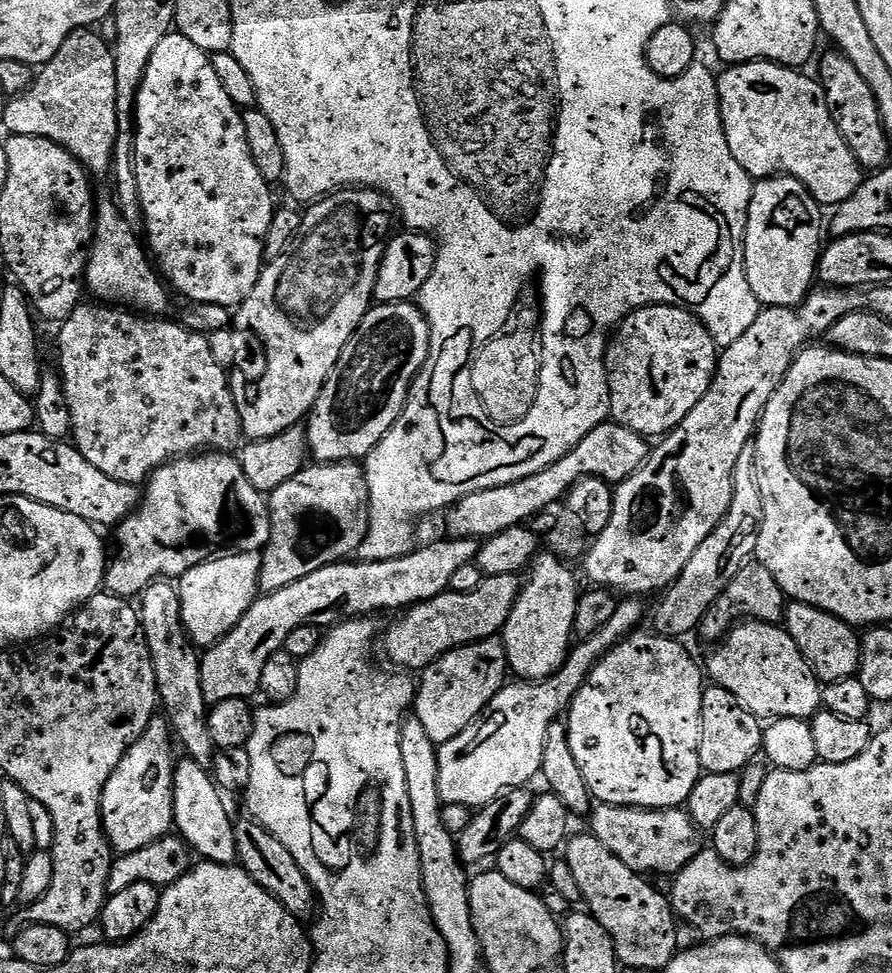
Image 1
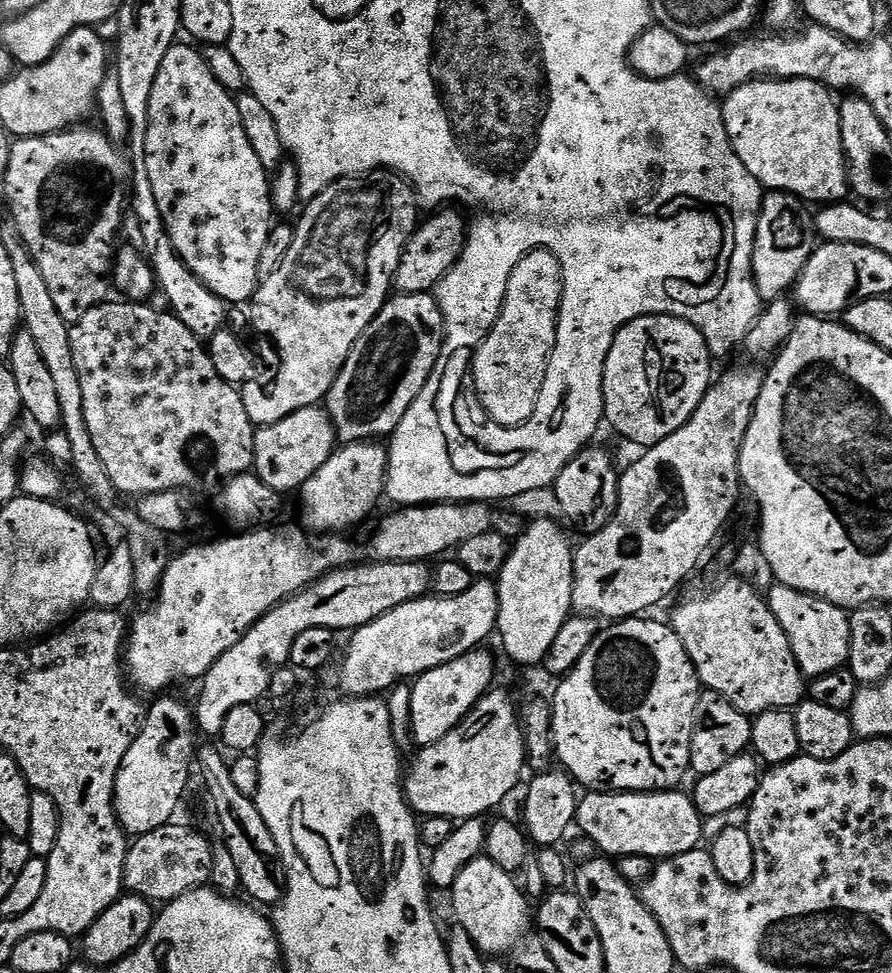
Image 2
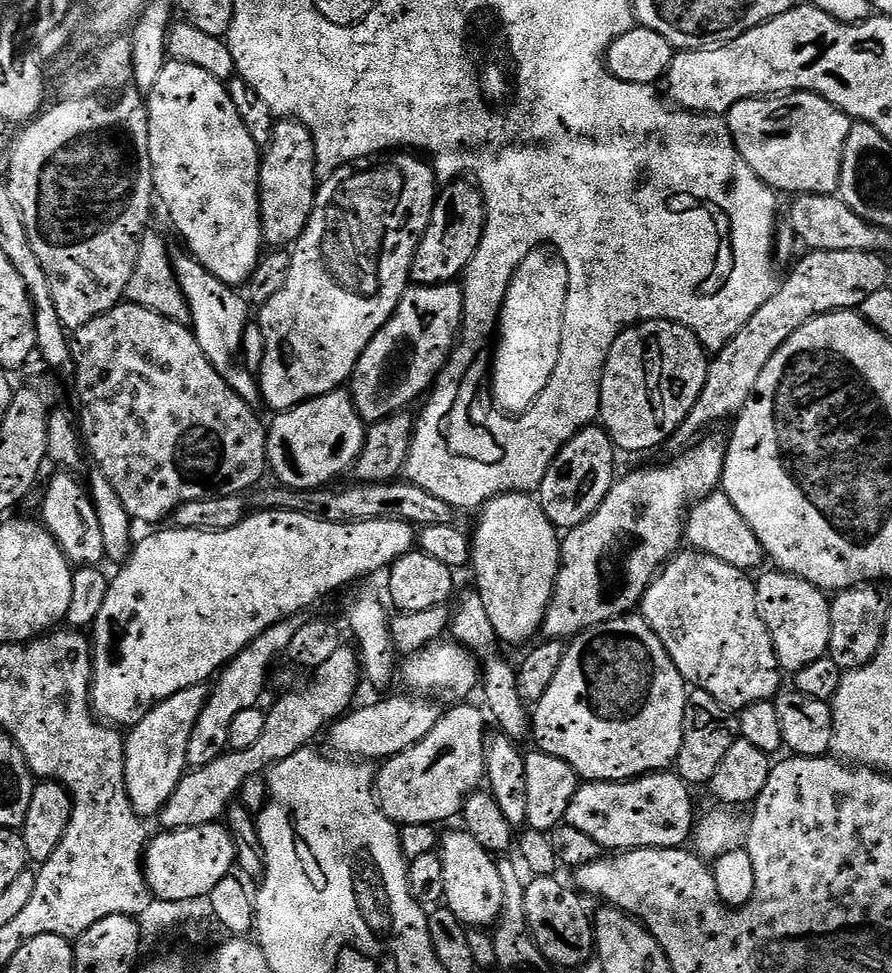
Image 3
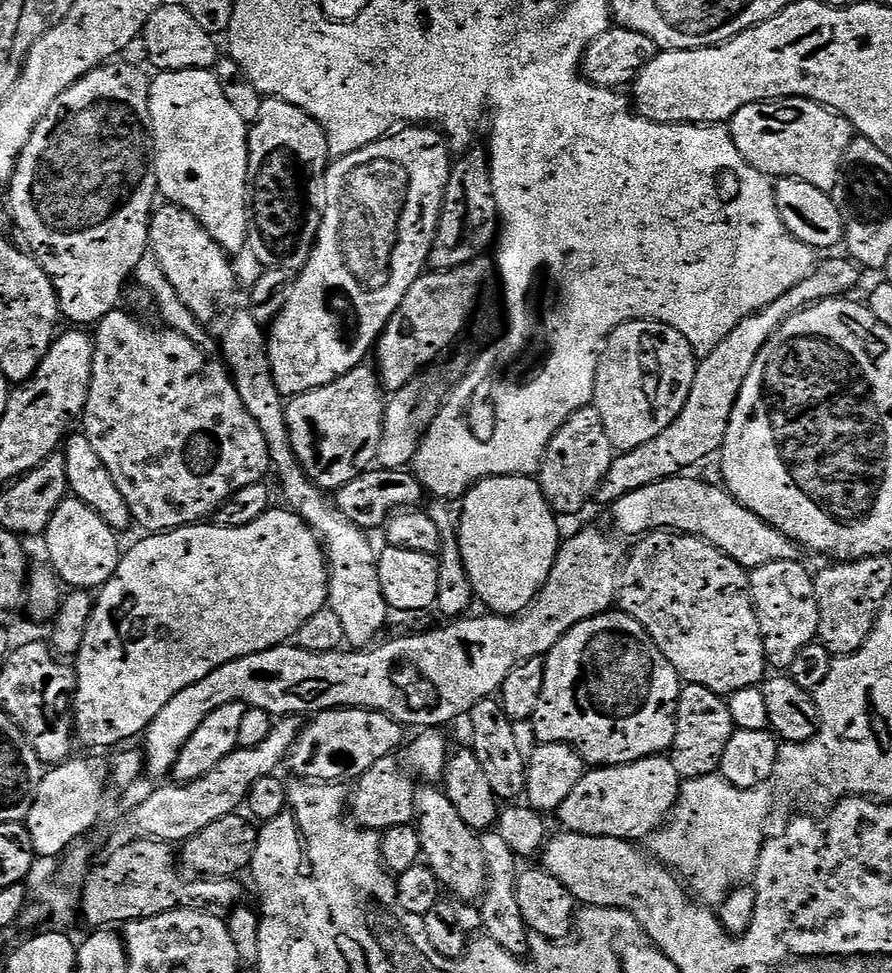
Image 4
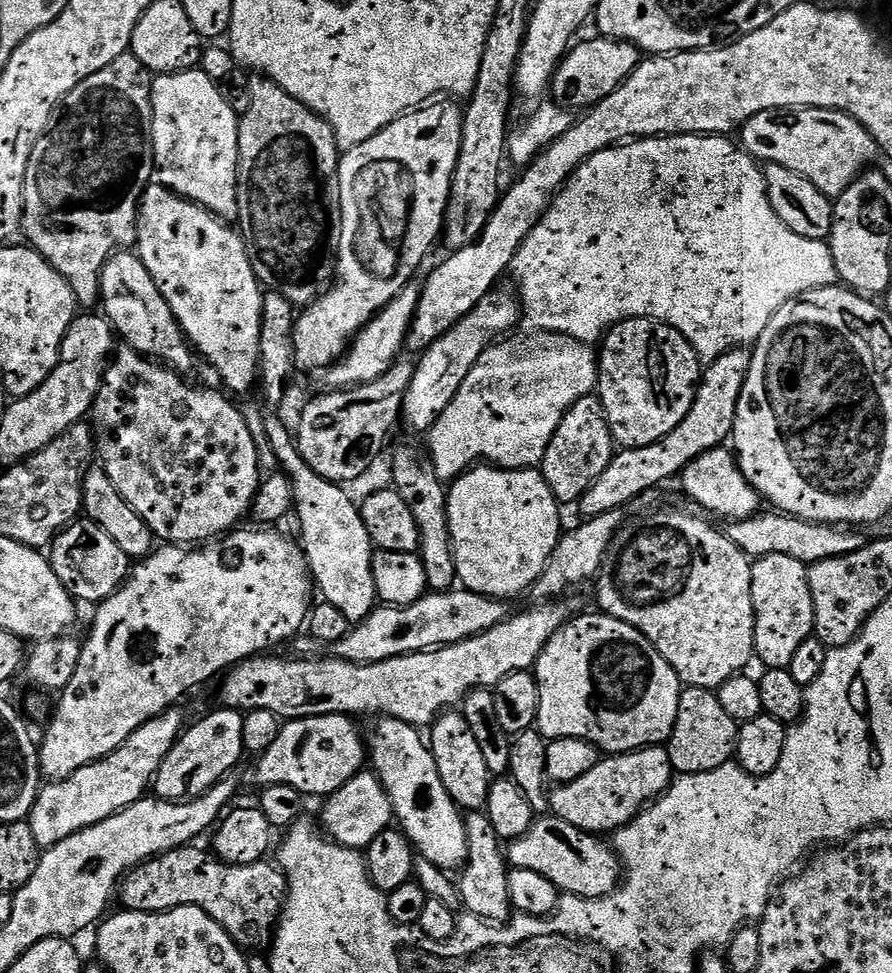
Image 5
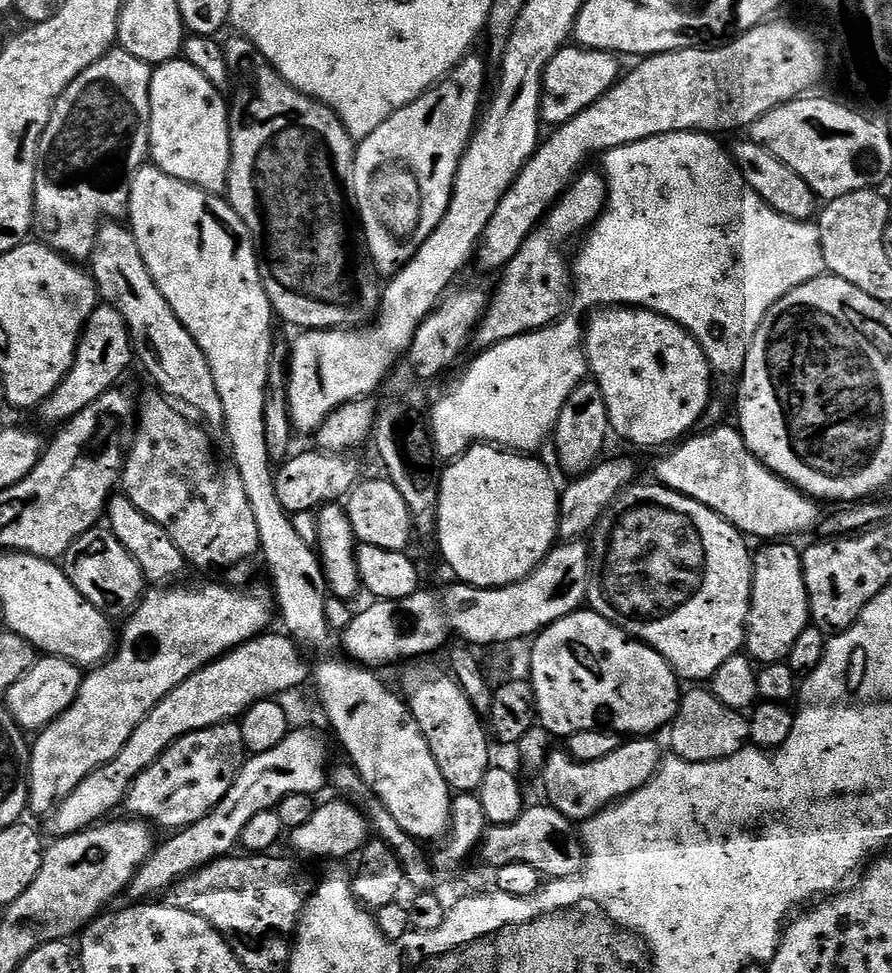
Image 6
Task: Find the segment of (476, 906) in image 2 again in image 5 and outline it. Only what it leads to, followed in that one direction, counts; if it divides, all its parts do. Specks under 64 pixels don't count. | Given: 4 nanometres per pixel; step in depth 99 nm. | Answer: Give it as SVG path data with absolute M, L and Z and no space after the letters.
M380 718L375 722L376 729L366 740L366 752L370 757L371 771L375 772L390 798L400 831L408 835L408 841L419 856L428 859L444 873L452 874L463 869L468 862L464 816L450 794L446 794L446 786L442 786L432 749L425 737L424 740L420 737L423 736L421 729L401 720Z

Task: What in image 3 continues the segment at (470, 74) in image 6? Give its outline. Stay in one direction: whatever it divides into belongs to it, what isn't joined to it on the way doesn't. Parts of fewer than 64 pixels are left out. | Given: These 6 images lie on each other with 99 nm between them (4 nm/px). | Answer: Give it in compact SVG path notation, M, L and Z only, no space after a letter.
M404 150L397 151L395 154L381 154L366 160L355 160L353 164L346 164L337 172L333 172L317 187L310 222L304 233L297 238L290 252L292 261L290 262L290 274L286 278L286 286L282 286L282 290L278 290L278 294L274 294L274 298L270 298L270 302L266 302L259 309L260 336L264 339L264 357L260 360L260 372L258 368L260 398L265 405L269 404L272 407L273 413L297 408L299 404L313 400L315 396L337 391L351 381L352 372L356 369L356 363L362 350L366 350L366 346L370 346L374 334L378 334L378 330L382 330L382 326L386 326L386 322L396 312L398 302L410 287L414 254L418 250L420 239L426 234L432 221L432 211L436 205L437 195L438 177L431 163L419 155L409 154Z

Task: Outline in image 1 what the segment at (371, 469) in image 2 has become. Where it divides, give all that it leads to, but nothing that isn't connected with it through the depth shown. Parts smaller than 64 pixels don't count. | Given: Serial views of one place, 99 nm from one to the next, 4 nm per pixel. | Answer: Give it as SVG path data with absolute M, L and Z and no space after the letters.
M345 462L342 464L317 464L305 466L301 472L294 474L294 478L290 478L290 482L282 482L282 486L278 486L267 497L268 510L272 513L272 533L270 534L270 542L268 547L263 549L262 561L260 565L260 578L258 588L261 593L267 594L277 592L286 586L290 586L294 582L298 582L302 578L306 578L306 574L314 574L314 570L322 570L322 566L330 566L337 562L344 562L349 559L351 554L359 553L362 542L368 533L368 483L366 482L366 474L363 467L356 462Z

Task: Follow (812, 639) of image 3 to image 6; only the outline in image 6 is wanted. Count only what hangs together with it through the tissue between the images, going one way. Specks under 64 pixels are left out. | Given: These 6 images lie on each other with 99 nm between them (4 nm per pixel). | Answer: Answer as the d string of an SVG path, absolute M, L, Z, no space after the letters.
M768 542L754 556L752 601L748 611L746 652L757 665L787 661L790 646L810 626L808 595L802 570L802 552L792 542Z

